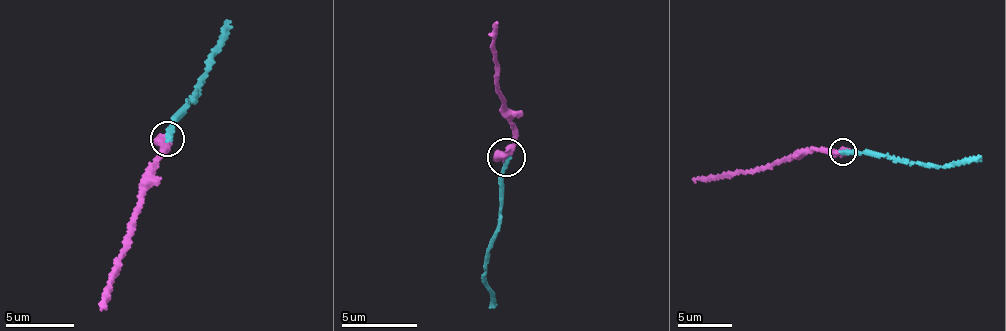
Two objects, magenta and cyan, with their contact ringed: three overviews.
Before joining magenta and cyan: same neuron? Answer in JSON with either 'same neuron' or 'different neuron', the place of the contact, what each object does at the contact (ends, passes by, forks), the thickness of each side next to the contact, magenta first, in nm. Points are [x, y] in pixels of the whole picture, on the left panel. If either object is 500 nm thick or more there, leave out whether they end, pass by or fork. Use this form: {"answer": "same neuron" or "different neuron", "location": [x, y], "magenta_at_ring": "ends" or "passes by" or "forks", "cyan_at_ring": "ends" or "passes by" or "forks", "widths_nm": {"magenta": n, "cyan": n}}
{"answer": "different neuron", "location": [167, 138], "widths_nm": {"magenta": 550, "cyan": 200}}

